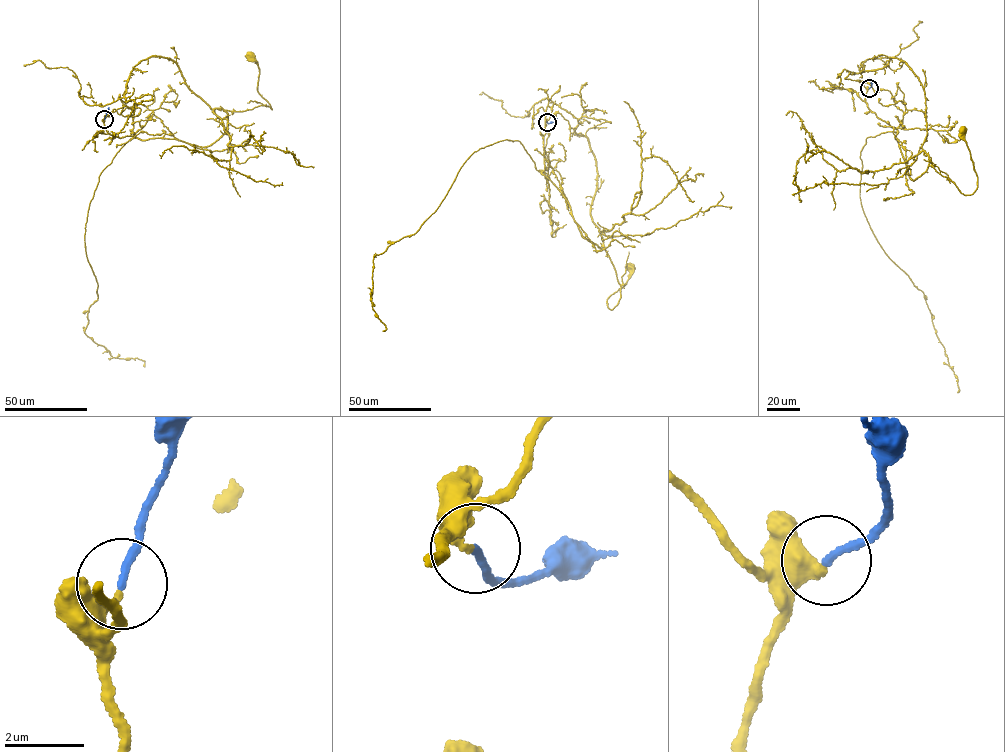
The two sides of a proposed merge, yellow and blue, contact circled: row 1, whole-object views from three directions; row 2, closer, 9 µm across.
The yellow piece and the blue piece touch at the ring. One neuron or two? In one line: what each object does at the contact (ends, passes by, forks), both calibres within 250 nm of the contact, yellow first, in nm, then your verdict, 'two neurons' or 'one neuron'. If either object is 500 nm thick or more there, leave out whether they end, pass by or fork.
yellow ends; blue ends; calibres 320 and 170 nm; one neuron

